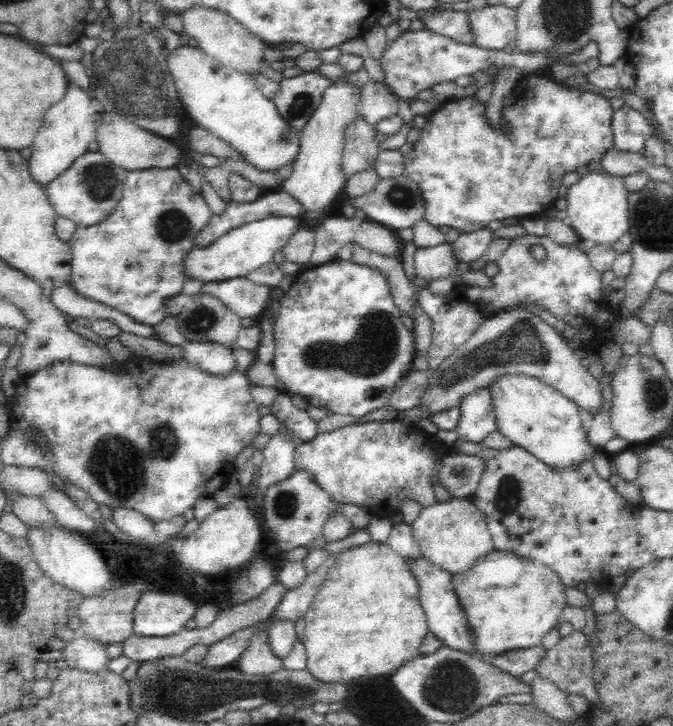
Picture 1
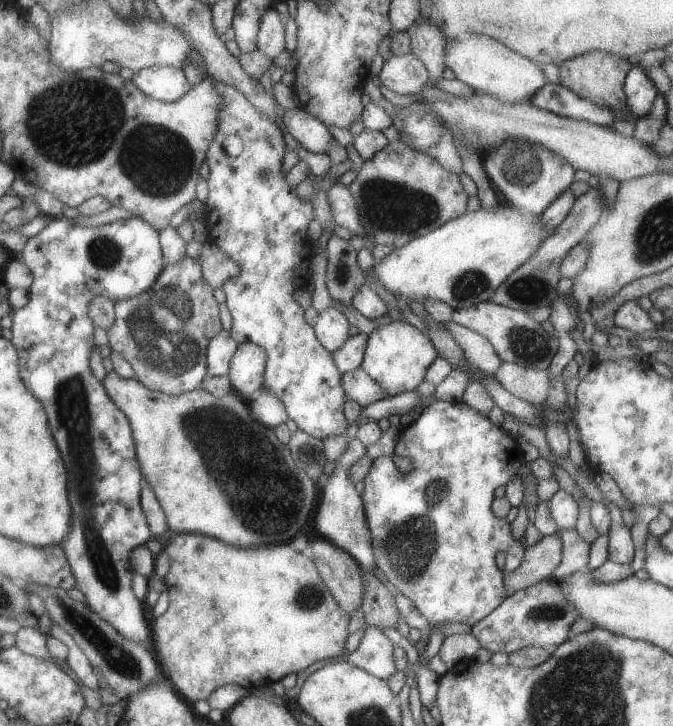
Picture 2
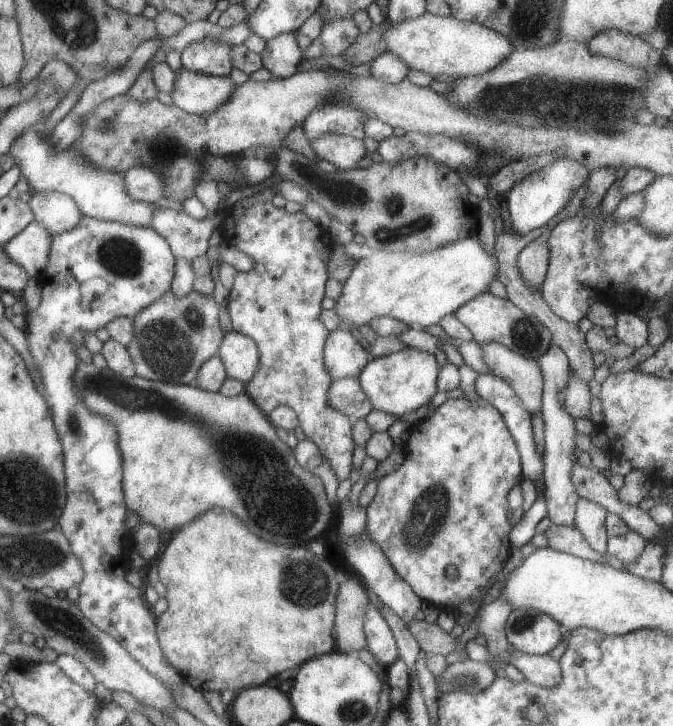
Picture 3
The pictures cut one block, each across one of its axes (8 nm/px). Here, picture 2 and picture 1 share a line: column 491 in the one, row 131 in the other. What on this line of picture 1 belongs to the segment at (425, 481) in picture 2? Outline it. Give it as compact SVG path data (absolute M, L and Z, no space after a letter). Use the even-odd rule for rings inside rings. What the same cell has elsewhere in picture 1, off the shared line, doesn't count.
M539 72L524 74L519 81L519 85L508 96L505 96L501 102L500 120L495 125L488 121L486 115L486 104L478 101L476 95L465 98L451 98L443 102L432 112L430 120L426 122L422 128L420 138L413 144L410 152L405 156L403 175L413 180L421 190L424 216L432 226L450 226L455 228L460 233L474 232L480 229L486 229L489 222L493 220L504 220L505 218L524 218L526 216L541 216L546 215L550 208L555 208L559 205L558 190L562 186L562 176L574 171L582 171L586 168L588 162L600 162L604 152L614 148L614 133L612 133L612 114L614 108L610 105L610 99L604 96L596 95L584 88L569 88L564 81L552 79L548 73L540 74ZM501 120L510 126L507 131L504 131Z

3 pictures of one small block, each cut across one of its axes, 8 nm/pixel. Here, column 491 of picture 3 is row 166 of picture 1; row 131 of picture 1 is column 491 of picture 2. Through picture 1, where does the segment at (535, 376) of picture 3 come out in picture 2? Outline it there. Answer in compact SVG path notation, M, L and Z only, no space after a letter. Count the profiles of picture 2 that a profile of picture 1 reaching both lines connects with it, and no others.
M453 320L443 325L452 333L456 342L461 346L462 353L468 362L492 377L495 376L504 361L498 356L486 337L465 326L456 324Z

